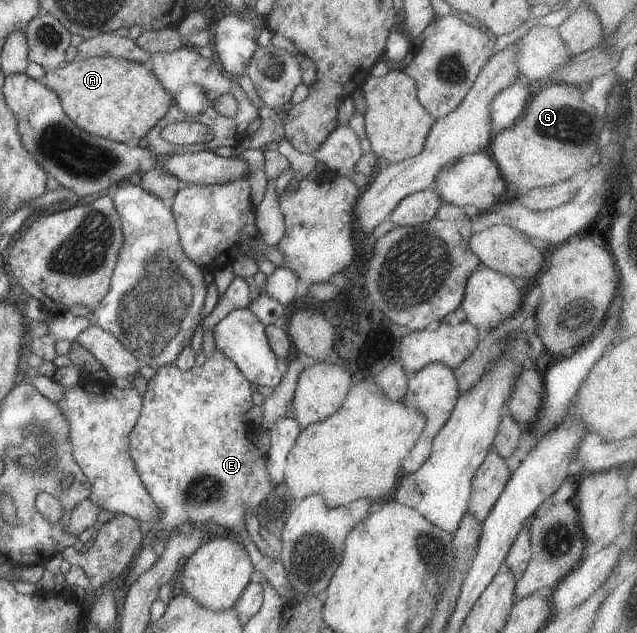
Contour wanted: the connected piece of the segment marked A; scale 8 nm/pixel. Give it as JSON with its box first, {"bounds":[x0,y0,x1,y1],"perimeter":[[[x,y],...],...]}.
{"bounds":[41,56,174,145],"perimeter":[[[104,56],[75,59],[48,71],[41,83],[58,94],[68,118],[90,134],[135,145],[172,108],[174,98],[144,63]]]}

